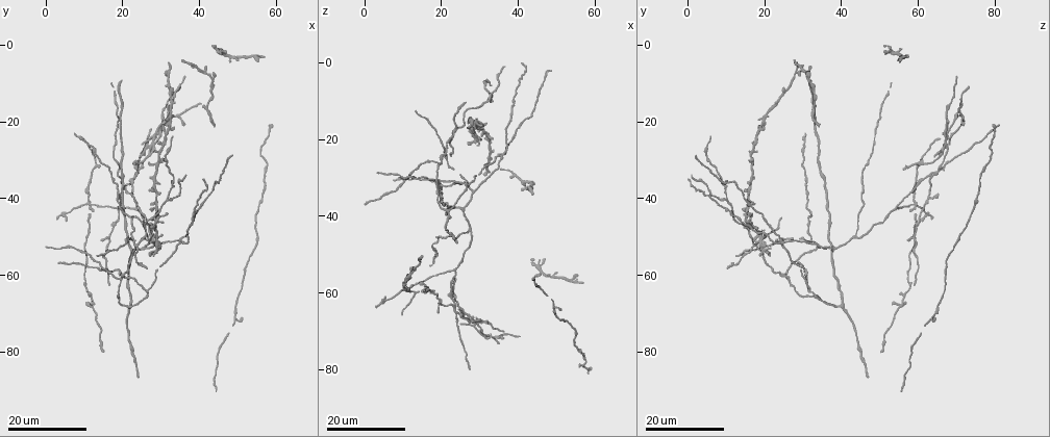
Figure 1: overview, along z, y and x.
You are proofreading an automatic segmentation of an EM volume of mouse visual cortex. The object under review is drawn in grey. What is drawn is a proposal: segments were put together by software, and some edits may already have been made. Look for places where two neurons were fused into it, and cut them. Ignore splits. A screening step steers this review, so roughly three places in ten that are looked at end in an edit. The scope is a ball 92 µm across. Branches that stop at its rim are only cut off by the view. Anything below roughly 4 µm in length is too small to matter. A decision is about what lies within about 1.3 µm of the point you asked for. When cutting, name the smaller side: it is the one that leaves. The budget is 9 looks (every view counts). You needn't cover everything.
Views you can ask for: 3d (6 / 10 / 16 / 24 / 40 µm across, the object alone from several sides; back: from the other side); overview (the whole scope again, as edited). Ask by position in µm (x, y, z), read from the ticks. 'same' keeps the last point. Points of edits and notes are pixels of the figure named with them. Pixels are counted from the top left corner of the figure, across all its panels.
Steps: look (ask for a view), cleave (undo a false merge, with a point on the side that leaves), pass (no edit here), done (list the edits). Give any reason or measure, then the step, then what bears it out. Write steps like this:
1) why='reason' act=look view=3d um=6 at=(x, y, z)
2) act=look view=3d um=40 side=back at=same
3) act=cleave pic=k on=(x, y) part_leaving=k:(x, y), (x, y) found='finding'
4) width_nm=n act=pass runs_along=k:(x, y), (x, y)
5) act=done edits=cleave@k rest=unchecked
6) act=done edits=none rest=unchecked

why='branch point' act=look view=3d um=16 at=(23.5, 42.5, 54.0)

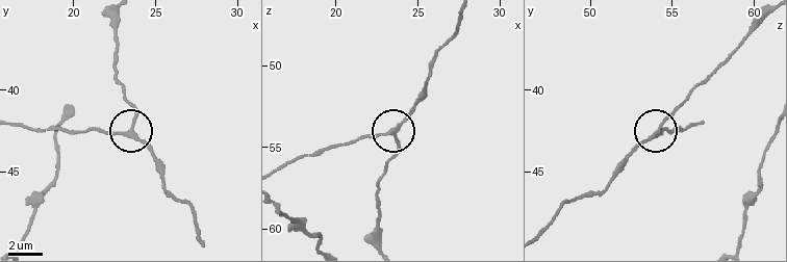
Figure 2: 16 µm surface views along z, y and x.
act=look view=3d um=6 at=(23.4, 42.7, 54.0)

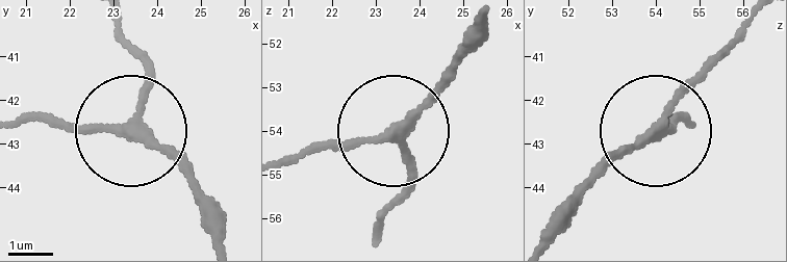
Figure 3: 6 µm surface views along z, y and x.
side_arm_um=60 act=pass runs_along=3:(227, 233), (216, 200), (137, 136), (25, 122) found='all the same neuron'

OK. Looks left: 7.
why='four or more arms meet' act=look view=3d um=24 at=(11.0, 42.5, 59.0)

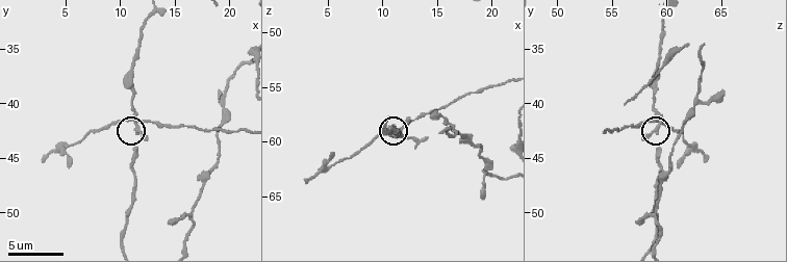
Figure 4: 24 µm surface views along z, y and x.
act=look view=3d um=6 at=(11.6, 42.2, 59.2)

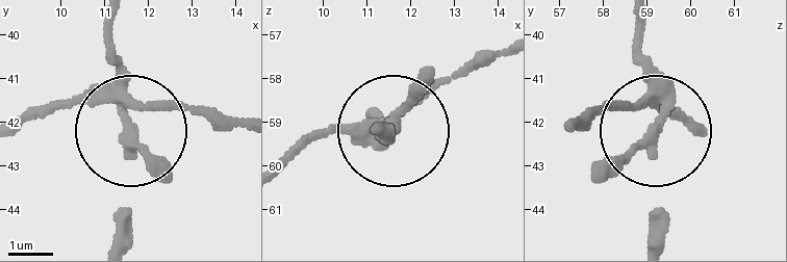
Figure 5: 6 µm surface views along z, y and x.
width_nm=250 act=pass runs_along=5:(239, 121), (150, 110), (127, 125), (105, 21) found='all the same neuron'

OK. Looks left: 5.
why='branch point' act=look view=3d um=24 at=(26.0, 48.0, 16.0)

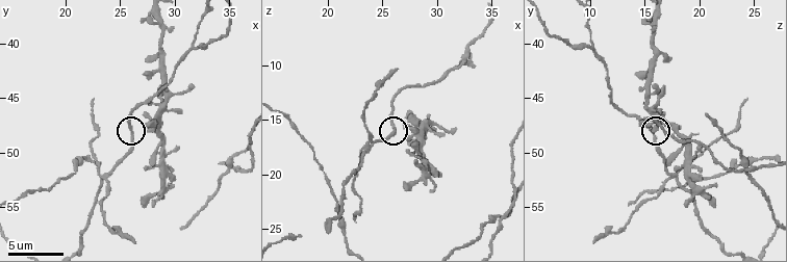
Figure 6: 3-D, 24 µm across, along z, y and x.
why='closer look' act=look view=3d um=6 at=(26.0, 48.0, 15.4)

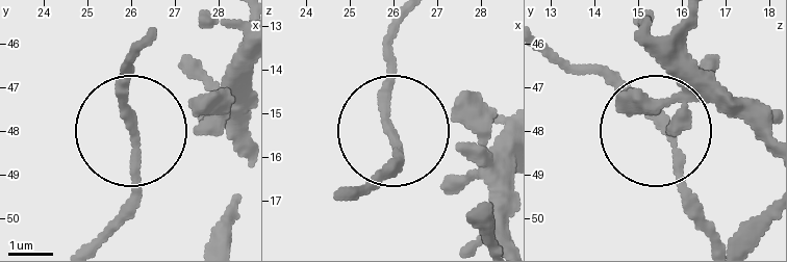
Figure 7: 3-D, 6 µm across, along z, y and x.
act=pass runs_along=7:(91, 237), (135, 181), (124, 61) found='one neuron here'

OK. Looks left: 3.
why='four-way junction' act=look view=3d um=10 at=(23.8, 52.0, 17.2)

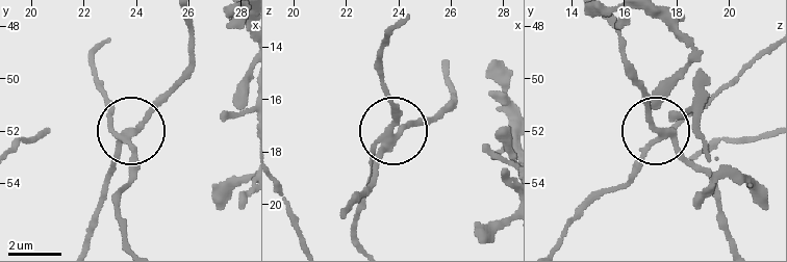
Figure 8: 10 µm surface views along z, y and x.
why='from behind' act=look view=3d um=10 side=back at=(23.9, 52.0, 17.4)

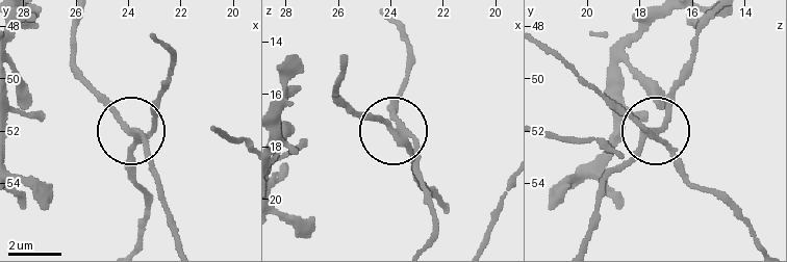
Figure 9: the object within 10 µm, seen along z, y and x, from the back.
width_nm=220 act=cleave pic=9 on=(131, 168) part_leaving=9:(142, 134), (153, 123), (174, 58), (167, 49) found='two neurons meet here'

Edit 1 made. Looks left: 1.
why='branch point' act=look view=3d um=10 at=(32.2, 40.2, 10.0)

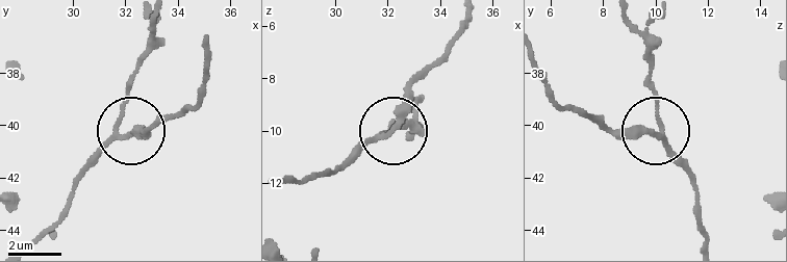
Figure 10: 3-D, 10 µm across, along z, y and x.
width_nm=190 act=pass runs_along=10:(31, 244), (78, 177), (112, 143), (132, 130), (163, 124) found='all the same neuron'

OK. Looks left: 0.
act=done edits=cleave@9 rest=unchecked

